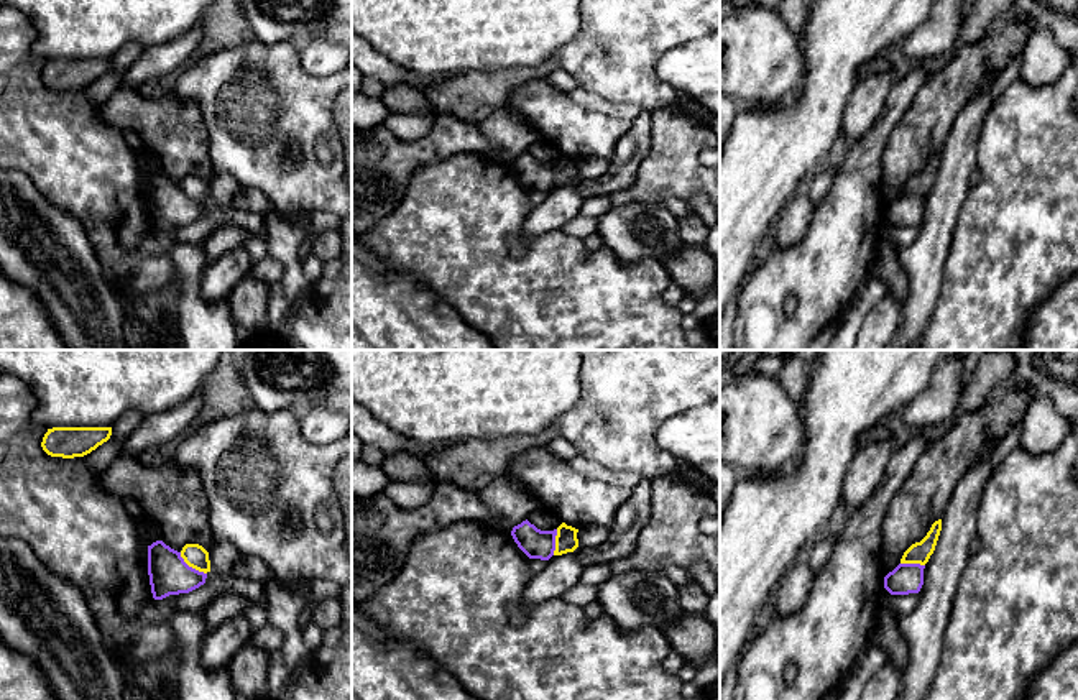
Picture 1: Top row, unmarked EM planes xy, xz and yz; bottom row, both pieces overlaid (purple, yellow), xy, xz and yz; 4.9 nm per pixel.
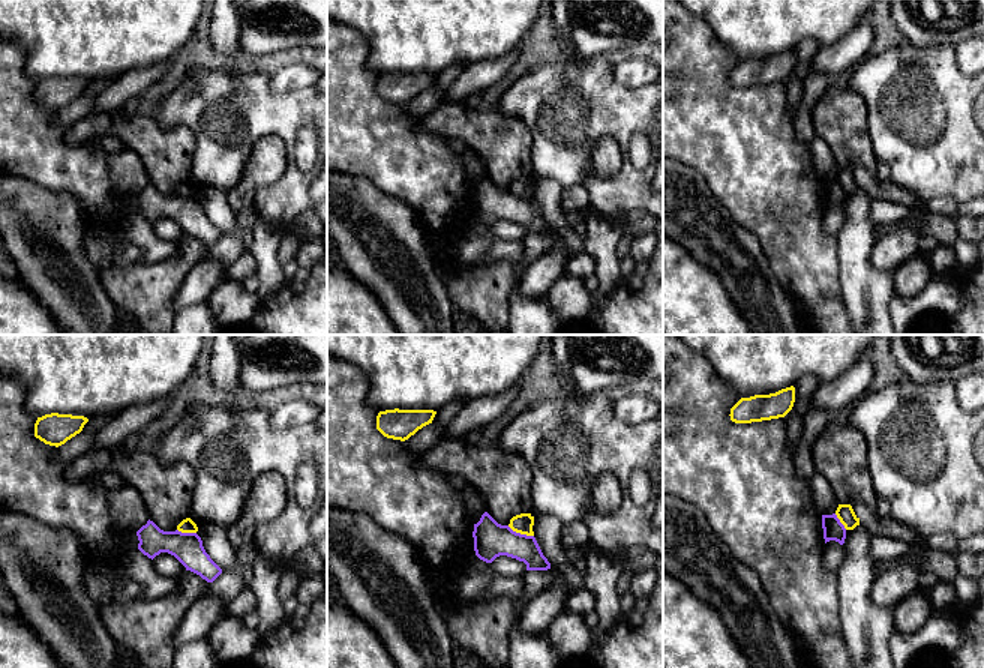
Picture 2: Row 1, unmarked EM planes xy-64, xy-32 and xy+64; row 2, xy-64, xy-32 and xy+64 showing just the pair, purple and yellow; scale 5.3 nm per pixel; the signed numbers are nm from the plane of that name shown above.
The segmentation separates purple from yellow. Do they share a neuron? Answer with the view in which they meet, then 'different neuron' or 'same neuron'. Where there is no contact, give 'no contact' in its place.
xy | different neuron

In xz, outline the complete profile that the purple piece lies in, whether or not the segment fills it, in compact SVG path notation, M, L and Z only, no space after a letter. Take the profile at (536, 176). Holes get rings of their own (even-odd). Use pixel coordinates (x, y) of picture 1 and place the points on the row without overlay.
M526 151L513 159L511 168L529 191L549 192L554 187L557 161L541 163Z

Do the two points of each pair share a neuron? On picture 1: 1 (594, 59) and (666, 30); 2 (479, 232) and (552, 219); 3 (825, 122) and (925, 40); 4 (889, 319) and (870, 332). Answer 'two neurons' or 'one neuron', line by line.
1: one neuron
2: two neurons
3: two neurons
4: one neuron

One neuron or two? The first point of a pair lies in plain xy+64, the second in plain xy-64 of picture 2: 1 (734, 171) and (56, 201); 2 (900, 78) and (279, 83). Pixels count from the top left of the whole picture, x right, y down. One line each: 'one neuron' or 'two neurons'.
1: two neurons
2: two neurons

